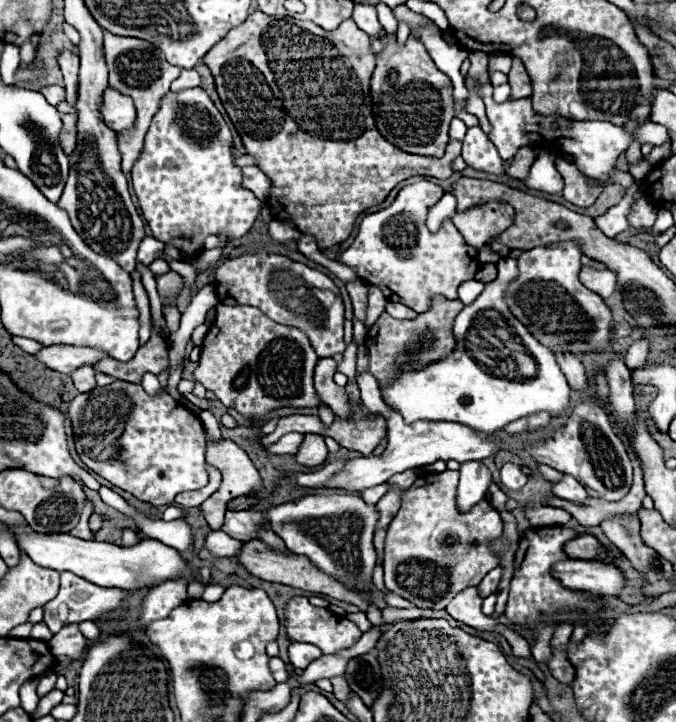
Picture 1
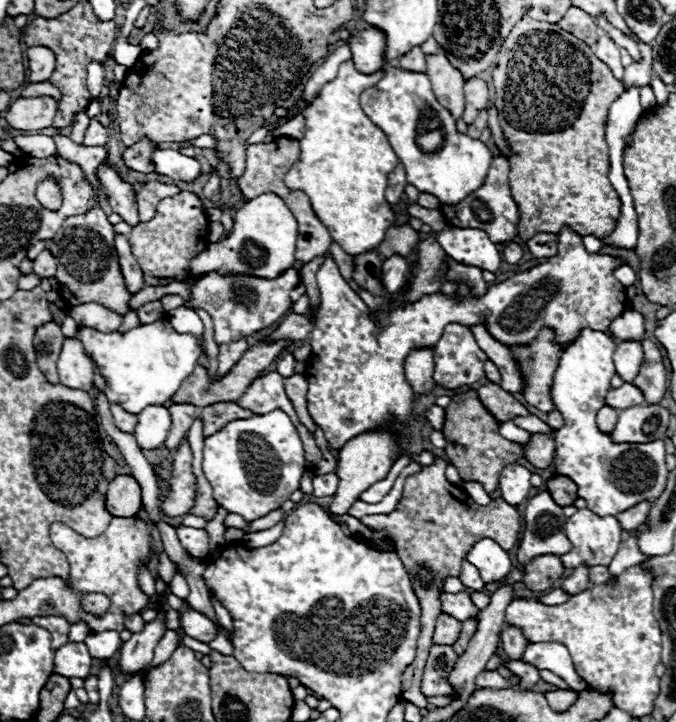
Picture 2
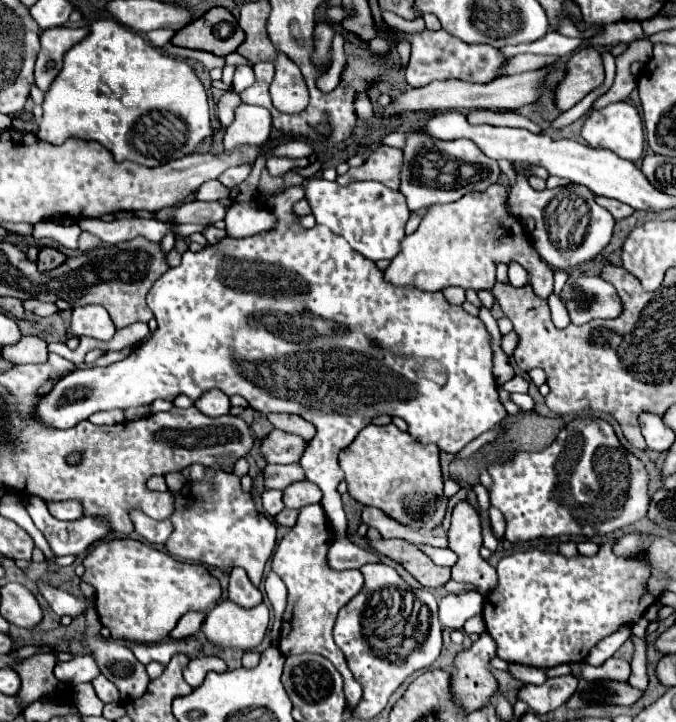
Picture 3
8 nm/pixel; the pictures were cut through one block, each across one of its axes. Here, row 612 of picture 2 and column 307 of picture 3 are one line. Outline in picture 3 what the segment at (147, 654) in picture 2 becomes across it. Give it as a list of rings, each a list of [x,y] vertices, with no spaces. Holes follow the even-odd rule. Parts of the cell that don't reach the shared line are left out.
[[[270,156],[266,160],[266,168],[270,176],[282,176],[294,168],[304,168],[308,166],[308,158],[286,158],[286,156]]]

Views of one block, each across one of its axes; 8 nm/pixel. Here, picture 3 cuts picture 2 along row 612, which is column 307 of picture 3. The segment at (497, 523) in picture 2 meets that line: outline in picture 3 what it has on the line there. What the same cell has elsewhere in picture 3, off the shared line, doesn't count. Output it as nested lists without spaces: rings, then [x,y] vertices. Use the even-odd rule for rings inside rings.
[[[268,414],[268,420],[272,422],[274,428],[290,432],[290,434],[298,434],[306,440],[312,440],[316,434],[316,428],[296,414]]]

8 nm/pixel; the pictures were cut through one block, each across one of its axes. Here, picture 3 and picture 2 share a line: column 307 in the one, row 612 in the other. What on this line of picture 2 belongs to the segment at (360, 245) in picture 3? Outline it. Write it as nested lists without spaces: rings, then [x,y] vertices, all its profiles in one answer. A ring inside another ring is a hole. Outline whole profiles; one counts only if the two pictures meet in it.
[[[184,610],[180,616],[180,628],[186,636],[200,640],[200,642],[210,642],[216,638],[216,626],[200,612],[196,610]]]

